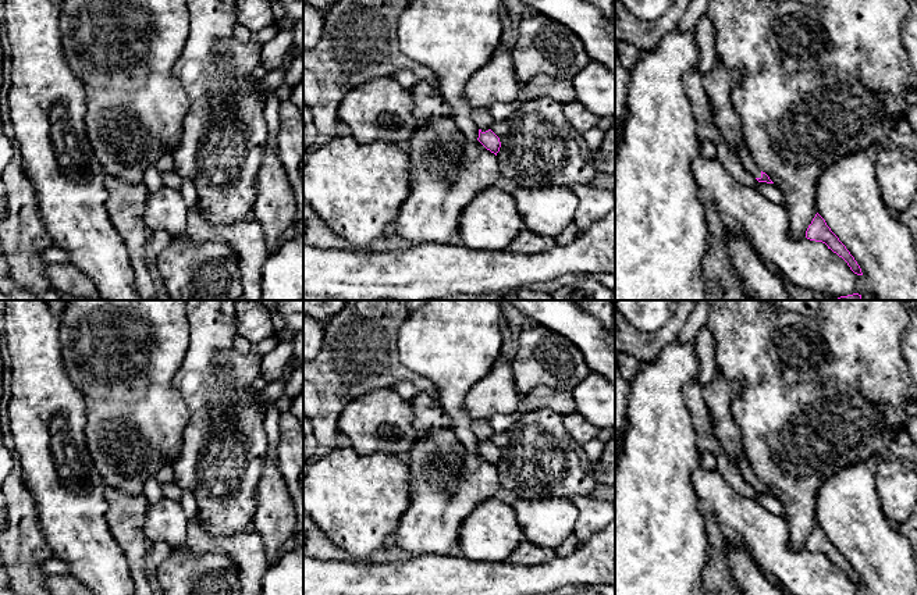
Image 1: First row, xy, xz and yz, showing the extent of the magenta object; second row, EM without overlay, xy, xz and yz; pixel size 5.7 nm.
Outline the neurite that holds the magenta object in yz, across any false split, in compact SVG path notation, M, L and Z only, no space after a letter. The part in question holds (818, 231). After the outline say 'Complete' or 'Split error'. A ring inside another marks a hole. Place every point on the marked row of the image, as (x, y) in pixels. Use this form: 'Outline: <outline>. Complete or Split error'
Outline: M818 213L808 225L806 231L806 238L810 241L825 243L828 249L831 249L834 253L836 253L847 263L847 266L854 274L863 275L861 268L854 260L854 257L850 254L846 246L839 241L839 238L831 231L825 220Z. Complete

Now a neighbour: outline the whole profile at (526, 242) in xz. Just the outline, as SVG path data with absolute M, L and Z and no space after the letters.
M522 229L509 243L507 252L513 254L536 254L545 252L552 245L552 239Z

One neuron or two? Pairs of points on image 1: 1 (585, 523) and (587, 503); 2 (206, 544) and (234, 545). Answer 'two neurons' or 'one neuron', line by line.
1: one neuron
2: one neuron

